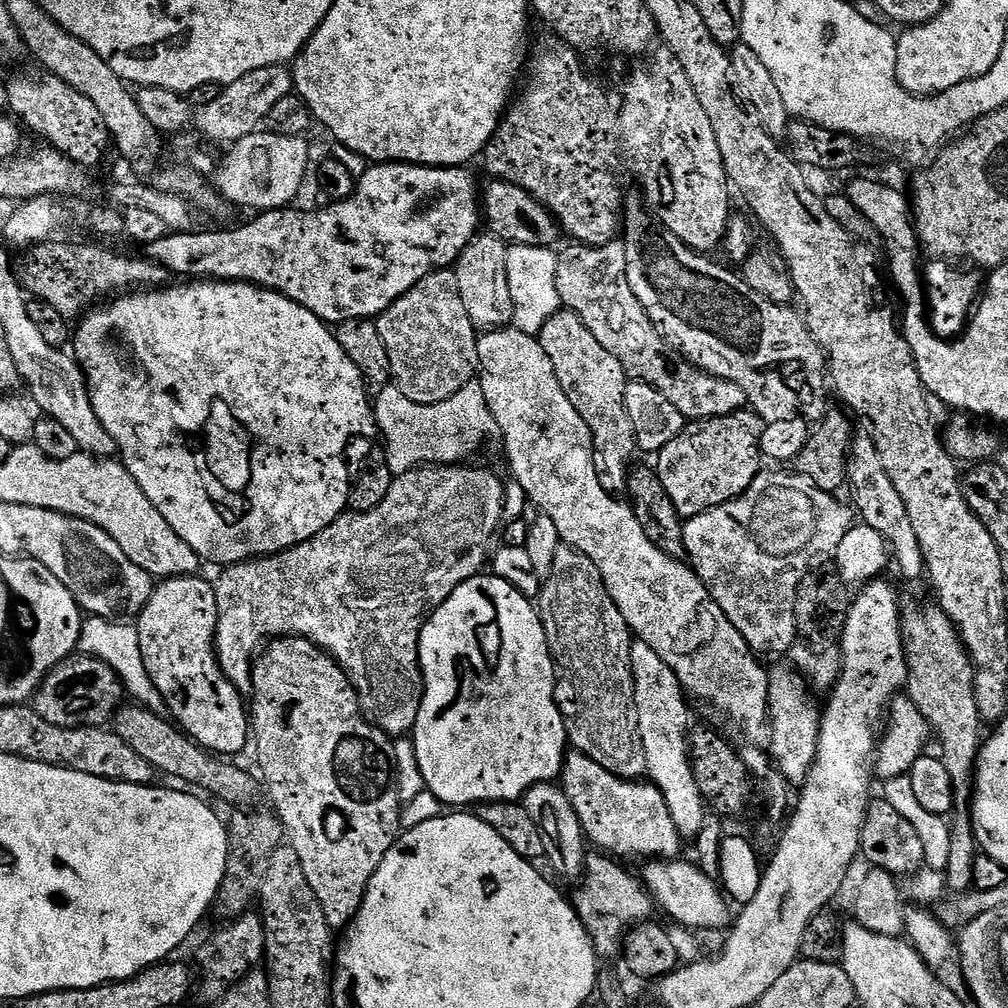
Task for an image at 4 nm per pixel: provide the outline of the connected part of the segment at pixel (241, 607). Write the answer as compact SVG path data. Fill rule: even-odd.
M428 466L423 470L413 470L407 476L397 476L392 481L390 490L384 499L374 508L357 511L357 516L345 514L335 520L326 530L322 530L314 538L296 544L284 552L277 552L274 556L261 556L255 560L245 560L242 564L229 564L223 569L220 577L215 577L216 601L218 602L218 622L216 623L216 656L220 659L220 669L228 675L230 682L241 690L253 687L252 669L258 653L265 647L267 638L303 638L312 641L318 648L331 654L338 661L341 668L348 673L360 697L360 707L367 719L375 727L388 733L389 737L399 738L411 733L418 722L418 710L422 706L424 697L424 672L420 669L420 632L424 622L436 609L454 594L454 590L462 582L481 571L480 568L489 563L490 549L494 540L444 540L448 536L448 528L456 524L464 536L495 537L504 514L504 488L500 480L488 468L464 468L468 466Z

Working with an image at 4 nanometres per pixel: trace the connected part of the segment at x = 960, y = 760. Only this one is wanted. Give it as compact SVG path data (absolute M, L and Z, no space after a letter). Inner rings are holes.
M939 603L920 604L917 608L905 607L902 612L902 627L904 629L904 653L908 655L908 687L910 699L914 706L928 720L929 729L940 735L943 744L940 761L947 770L954 789L954 808L958 813L971 809L974 798L974 771L979 761L980 750L983 747L984 733L982 721L977 708L976 671L956 625Z

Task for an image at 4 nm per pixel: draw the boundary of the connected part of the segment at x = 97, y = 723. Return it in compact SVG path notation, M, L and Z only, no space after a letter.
M78 656L63 660L53 672L48 673L47 680L34 697L34 711L50 722L50 726L105 727L123 705L125 696L123 681L112 668L98 659Z

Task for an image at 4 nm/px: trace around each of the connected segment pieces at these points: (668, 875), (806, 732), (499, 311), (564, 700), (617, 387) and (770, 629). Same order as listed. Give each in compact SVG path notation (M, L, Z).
M656 858L651 862L645 863L648 865L644 868L642 883L650 895L652 895L653 901L658 905L659 911L661 908L666 915L677 920L680 924L685 924L690 930L697 930L699 928L727 929L730 924L730 916L728 920L729 901L726 899L721 885L713 877L707 876L695 863L683 864L682 861L683 859L680 858Z
M788 666L771 669L768 677L768 695L770 697L770 729L772 728L773 734L776 735L776 745L770 748L771 755L785 781L792 783L793 780L797 786L803 785L808 778L808 772L816 762L816 747L820 742L822 721L821 705L816 705L817 697L808 681Z
M493 234L477 235L464 248L464 252L454 265L454 271L458 278L458 286L462 294L462 302L466 302L466 310L474 322L477 330L491 330L509 327L513 323L513 316L517 304L512 299L510 282L507 281L507 252L509 245Z
M561 546L557 550L557 554L554 555L552 570L549 572L548 578L543 581L538 597L538 611L540 621L544 623L544 629L548 635L548 642L552 645L552 654L558 669L556 704L560 707L560 713L564 715L564 725L568 731L571 747L577 752L594 758L594 762L598 762L598 766L610 770L610 774L620 776L624 780L639 781L647 773L648 763L646 762L646 750L642 746L642 734L640 733L640 723L638 722L638 706L636 705L636 691L634 690L634 670L632 669L634 637L631 630L628 629L626 618L622 618L622 610L618 610L618 606L614 606L614 602L602 582L602 574L598 570L598 566L594 566L594 562L590 562L590 558L586 558L586 554L582 554L578 550L567 546Z
M561 310L545 322L538 339L548 354L568 400L590 428L593 446L601 464L601 484L615 496L627 493L632 458L638 454L633 422L625 410L628 377L621 363L587 330L577 315Z
M797 474L776 476L769 484L757 482L752 485L747 494L740 496L736 500L726 502L722 506L711 508L702 514L691 517L684 524L684 550L687 559L690 561L692 571L704 583L706 590L714 598L714 602L718 602L718 606L722 606L722 614L726 614L726 618L730 618L730 622L734 622L734 630L738 630L738 634L742 634L742 638L746 638L746 642L752 647L753 652L757 654L765 654L764 652L787 653L792 645L797 643L796 614L798 609L796 607L796 595L800 593L800 589L809 575L808 567L820 555L831 557L849 533L856 520L853 509L847 503L844 505L835 499L838 498L833 493L819 489L810 477Z

